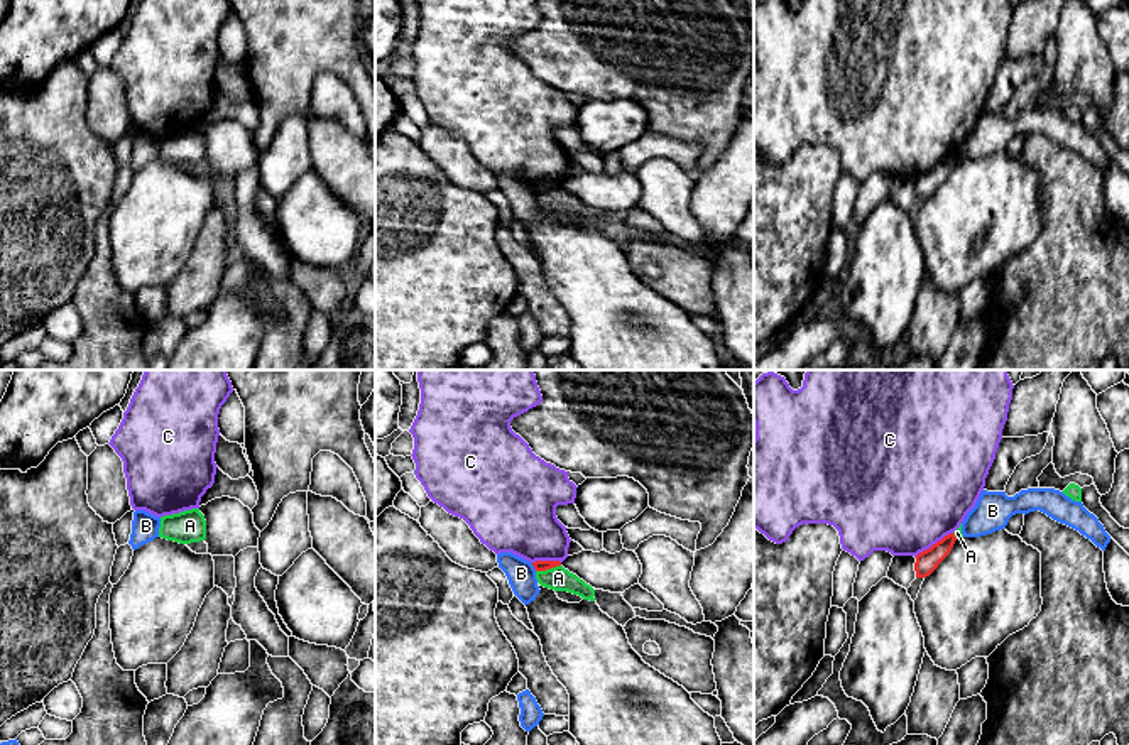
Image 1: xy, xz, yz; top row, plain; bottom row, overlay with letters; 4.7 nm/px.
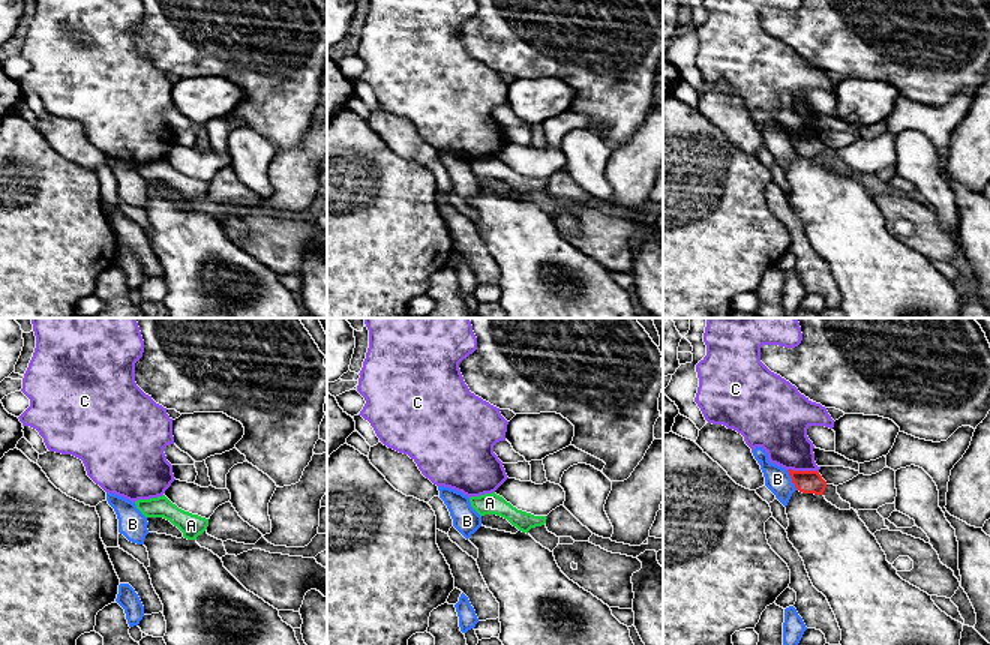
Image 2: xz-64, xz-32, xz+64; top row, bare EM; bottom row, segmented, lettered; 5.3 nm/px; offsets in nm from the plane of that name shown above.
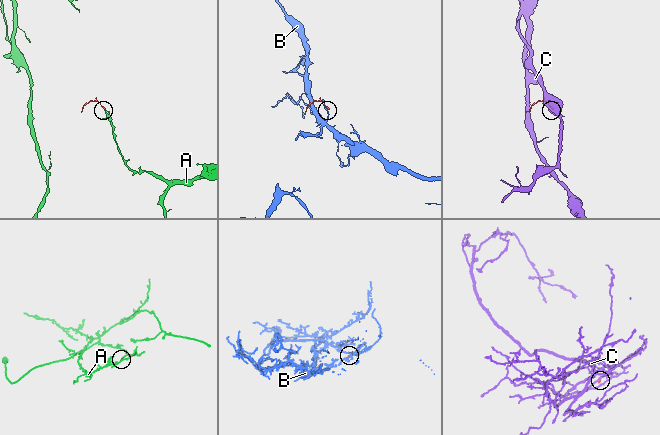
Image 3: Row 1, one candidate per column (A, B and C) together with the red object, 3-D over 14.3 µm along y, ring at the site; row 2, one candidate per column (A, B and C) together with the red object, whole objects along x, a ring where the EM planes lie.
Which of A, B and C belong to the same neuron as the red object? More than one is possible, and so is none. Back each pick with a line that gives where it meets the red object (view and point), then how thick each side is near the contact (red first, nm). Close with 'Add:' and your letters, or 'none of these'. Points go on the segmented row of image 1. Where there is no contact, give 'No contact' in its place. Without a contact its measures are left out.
A: Touches red at xz (548, 568). Thickness 50 nm (red) against 120 nm
Add: A

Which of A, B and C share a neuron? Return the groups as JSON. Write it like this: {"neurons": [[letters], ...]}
{"neurons": [["A"], ["B"], ["C"]]}

